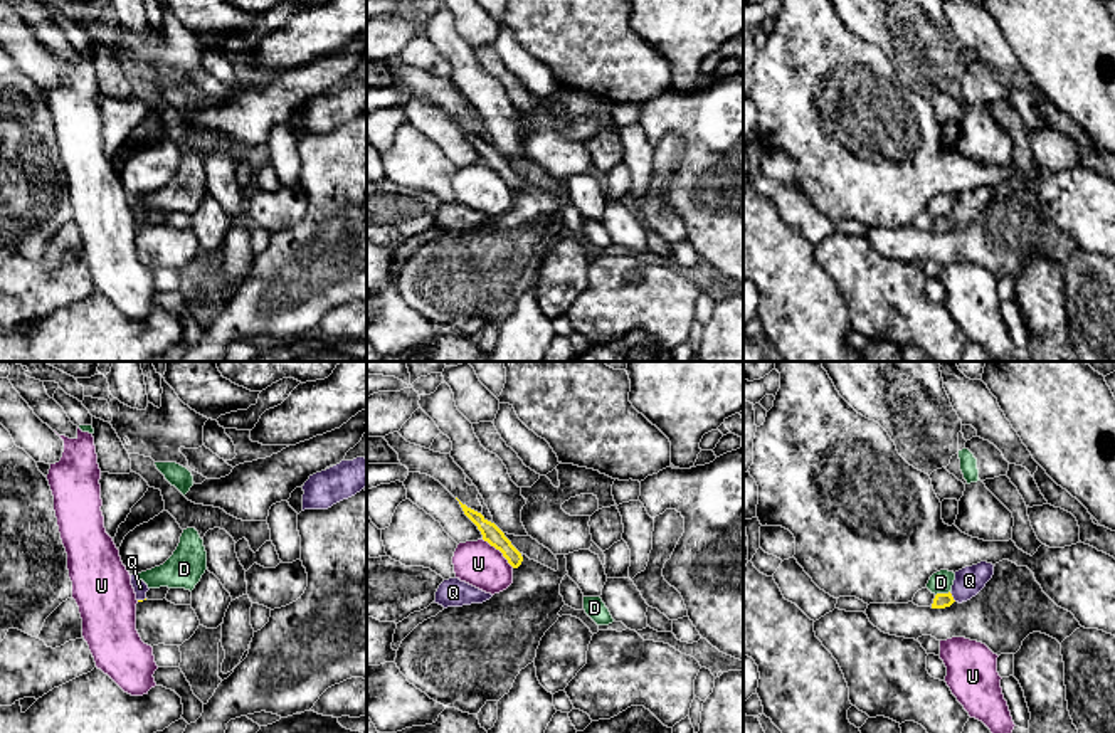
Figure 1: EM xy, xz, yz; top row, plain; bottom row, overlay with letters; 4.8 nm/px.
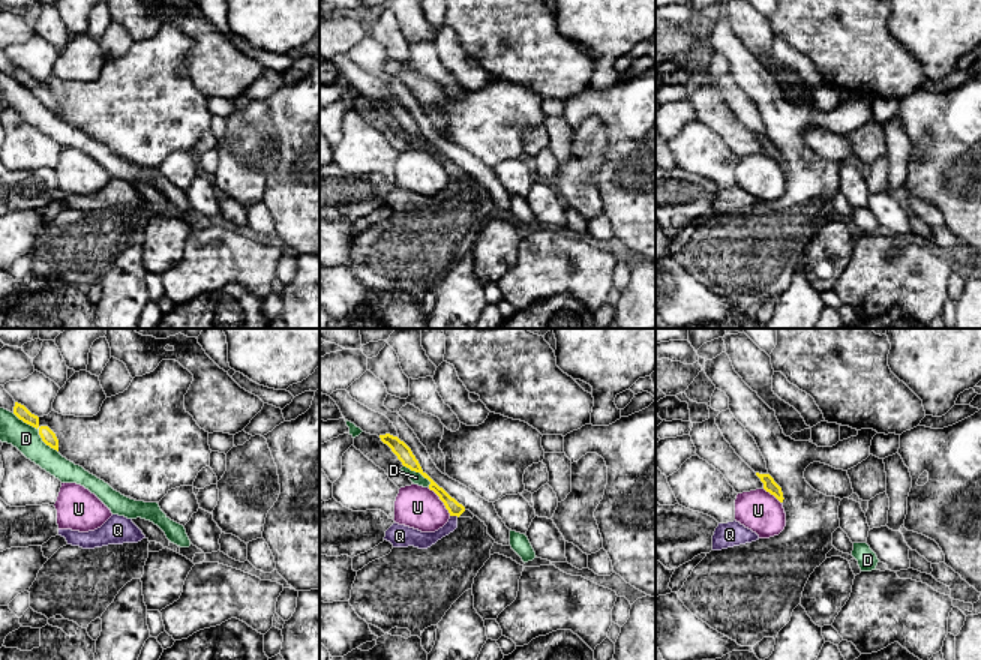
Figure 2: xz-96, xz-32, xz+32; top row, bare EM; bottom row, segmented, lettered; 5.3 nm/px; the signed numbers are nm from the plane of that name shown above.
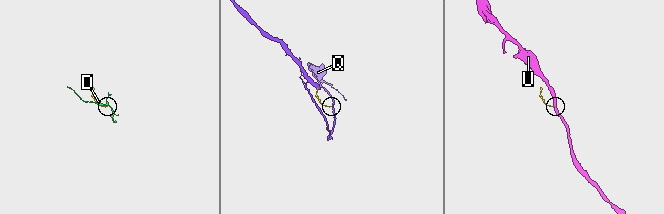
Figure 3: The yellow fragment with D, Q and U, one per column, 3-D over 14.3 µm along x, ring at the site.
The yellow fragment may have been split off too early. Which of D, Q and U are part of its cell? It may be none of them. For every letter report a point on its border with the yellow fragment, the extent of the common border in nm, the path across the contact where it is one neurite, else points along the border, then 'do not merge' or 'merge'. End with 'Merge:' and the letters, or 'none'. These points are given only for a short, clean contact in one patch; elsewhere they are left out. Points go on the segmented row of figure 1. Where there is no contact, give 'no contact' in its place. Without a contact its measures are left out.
D: meets yellow in yz at (942, 594); contact 80 nm long; do not merge
Q: meets yellow in yz at (952, 597); contact 60 nm long; border along yz (949, 592), (956, 601); do not merge
U: meets yellow in xz at (500, 550); contact 200 nm long; border along xz (483, 538), (513, 567); do not merge
Merge: none

